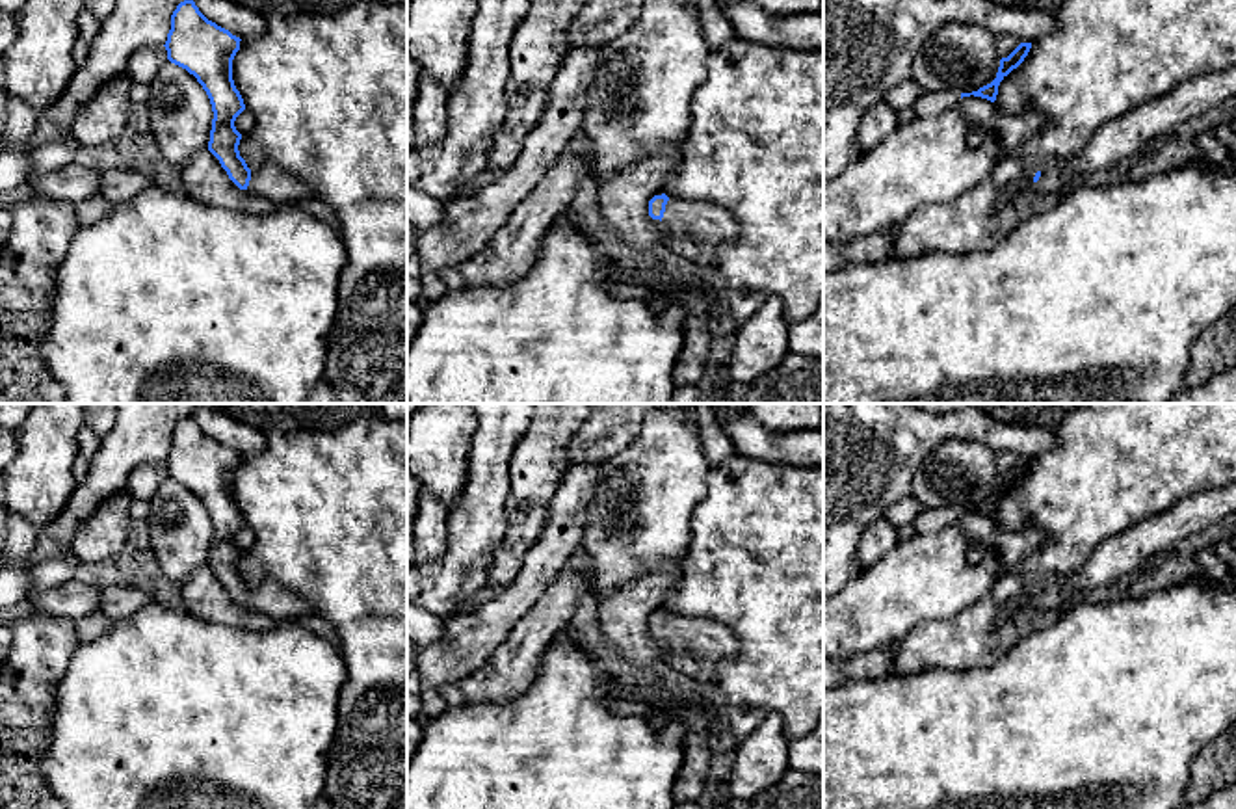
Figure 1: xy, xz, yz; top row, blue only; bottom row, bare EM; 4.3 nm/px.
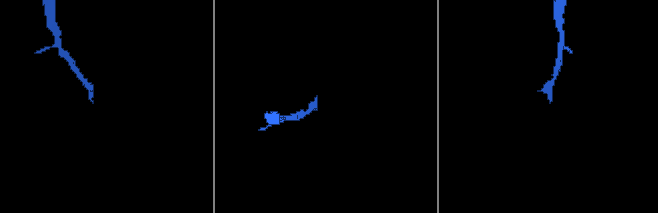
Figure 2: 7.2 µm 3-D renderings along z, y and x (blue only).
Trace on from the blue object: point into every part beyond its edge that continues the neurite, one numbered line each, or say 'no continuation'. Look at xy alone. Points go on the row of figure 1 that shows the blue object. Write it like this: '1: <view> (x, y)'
1: xy (274, 185)

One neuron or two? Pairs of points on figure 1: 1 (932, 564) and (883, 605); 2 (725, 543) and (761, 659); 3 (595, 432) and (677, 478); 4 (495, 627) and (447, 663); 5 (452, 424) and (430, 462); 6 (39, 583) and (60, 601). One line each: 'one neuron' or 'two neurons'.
1: one neuron
2: one neuron
3: two neurons
4: one neuron
5: one neuron
6: two neurons

